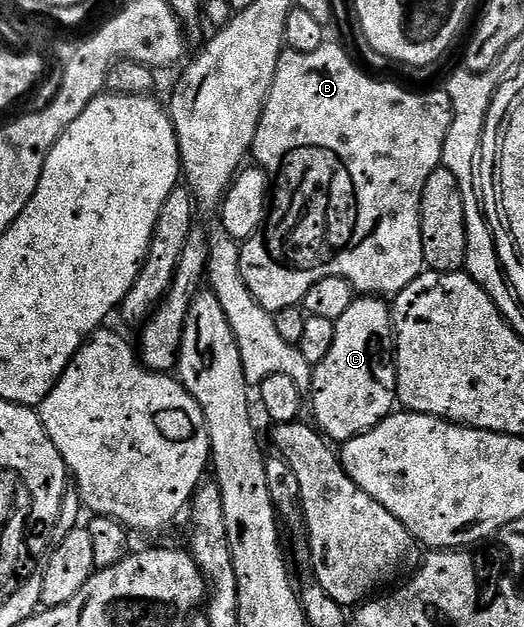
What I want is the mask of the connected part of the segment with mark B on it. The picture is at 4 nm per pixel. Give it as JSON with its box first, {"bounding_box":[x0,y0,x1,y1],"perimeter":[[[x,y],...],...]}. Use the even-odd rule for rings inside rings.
{"bounding_box":[240,42,453,314],"perimeter":[[[327,42],[320,50],[312,50],[312,54],[283,51],[276,66],[274,81],[262,111],[262,117],[256,130],[252,160],[257,167],[263,168],[272,181],[272,199],[268,204],[268,215],[264,225],[266,240],[259,239],[259,244],[251,243],[251,248],[243,247],[240,251],[240,274],[248,286],[248,290],[260,302],[265,312],[271,314],[301,305],[308,290],[320,278],[344,278],[355,293],[363,296],[393,298],[409,286],[417,276],[421,276],[424,262],[424,242],[422,241],[422,195],[424,182],[428,174],[432,174],[442,163],[442,147],[448,134],[449,124],[453,121],[453,108],[445,90],[438,92],[409,92],[398,84],[389,84],[386,80],[373,80],[366,72],[361,72],[350,61],[350,56],[338,44]]]}

